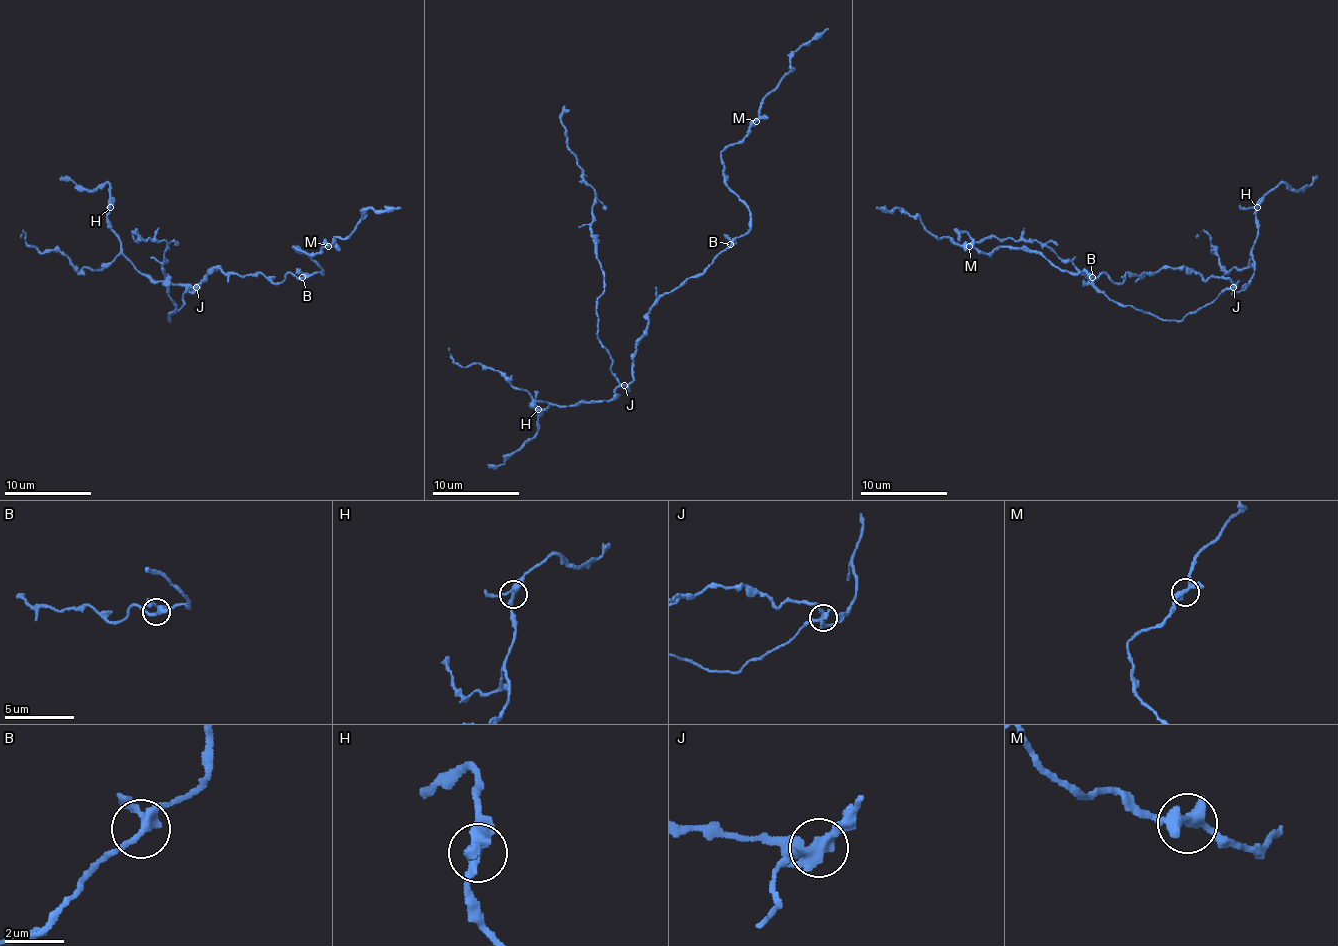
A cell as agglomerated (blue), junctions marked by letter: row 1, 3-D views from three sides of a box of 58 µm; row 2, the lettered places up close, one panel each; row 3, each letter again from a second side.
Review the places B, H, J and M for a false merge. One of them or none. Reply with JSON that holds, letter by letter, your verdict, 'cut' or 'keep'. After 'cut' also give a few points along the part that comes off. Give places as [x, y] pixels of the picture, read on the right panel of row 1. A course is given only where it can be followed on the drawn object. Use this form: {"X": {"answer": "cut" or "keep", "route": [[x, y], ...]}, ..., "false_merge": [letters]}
{"B": {"answer": "keep"}, "H": {"answer": "keep"}, "J": {"answer": "cut", "route": [[1233, 287], [1181, 320], [1164, 320], [1109, 300], [1075, 266], [1036, 240], [975, 242], [964, 231], [958, 240]]}, "M": {"answer": "keep"}, "false_merge": ["J"]}

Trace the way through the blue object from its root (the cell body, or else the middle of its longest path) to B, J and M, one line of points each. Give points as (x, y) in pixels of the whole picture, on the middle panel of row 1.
B: (648, 320), (648, 311), (661, 296), (676, 290), (692, 277), (698, 277), (730, 244)
J: (648, 320), (648, 329), (635, 346), (633, 378), (624, 385)
M: (648, 320), (661, 296), (698, 277), (748, 231), (750, 212), (726, 184), (722, 153), (756, 121)

